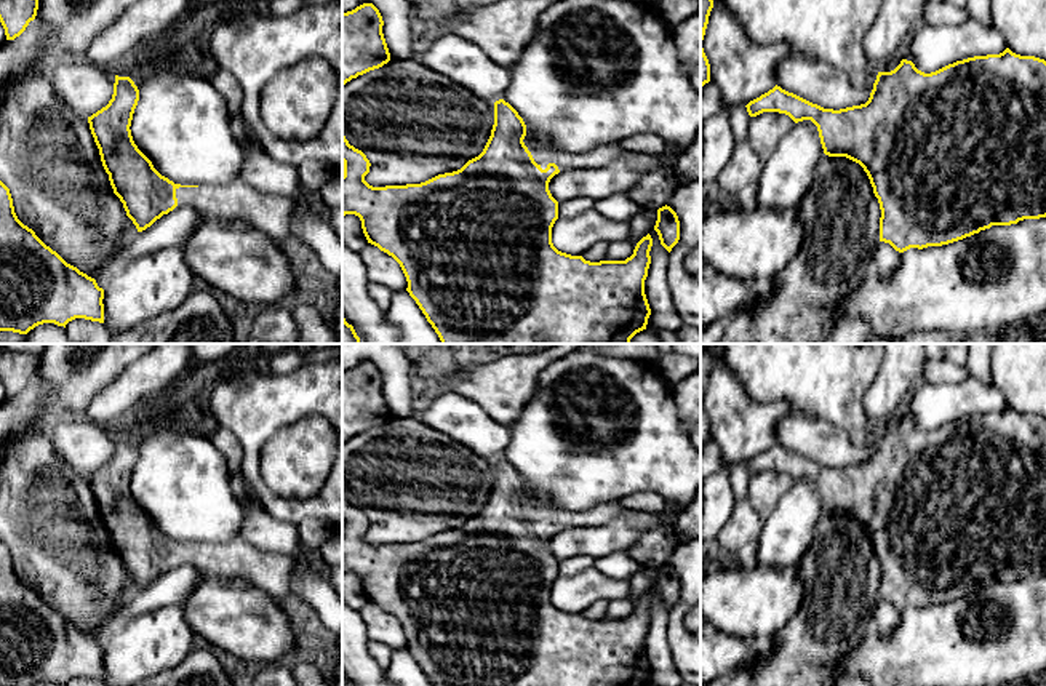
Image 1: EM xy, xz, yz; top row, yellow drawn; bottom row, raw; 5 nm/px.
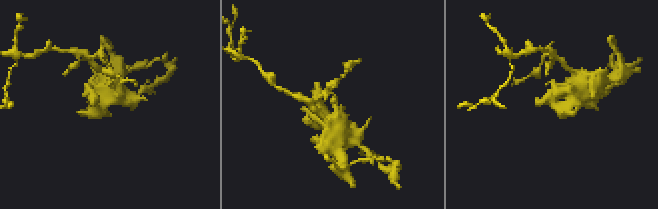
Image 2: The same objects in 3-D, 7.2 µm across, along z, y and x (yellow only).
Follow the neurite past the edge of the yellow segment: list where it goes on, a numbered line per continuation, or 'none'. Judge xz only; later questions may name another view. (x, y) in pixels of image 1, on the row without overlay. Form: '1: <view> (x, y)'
1: xz (542, 512)

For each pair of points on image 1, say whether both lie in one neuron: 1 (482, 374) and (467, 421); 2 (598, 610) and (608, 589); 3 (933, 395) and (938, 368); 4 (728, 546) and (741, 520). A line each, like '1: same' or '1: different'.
1: different
2: different
3: different
4: same

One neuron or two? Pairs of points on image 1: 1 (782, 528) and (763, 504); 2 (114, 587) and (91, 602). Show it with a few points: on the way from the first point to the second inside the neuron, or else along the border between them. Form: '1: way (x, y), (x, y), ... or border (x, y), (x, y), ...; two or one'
1: border (794, 483), (763, 522); two
2: way (109, 587), (96, 597); one

